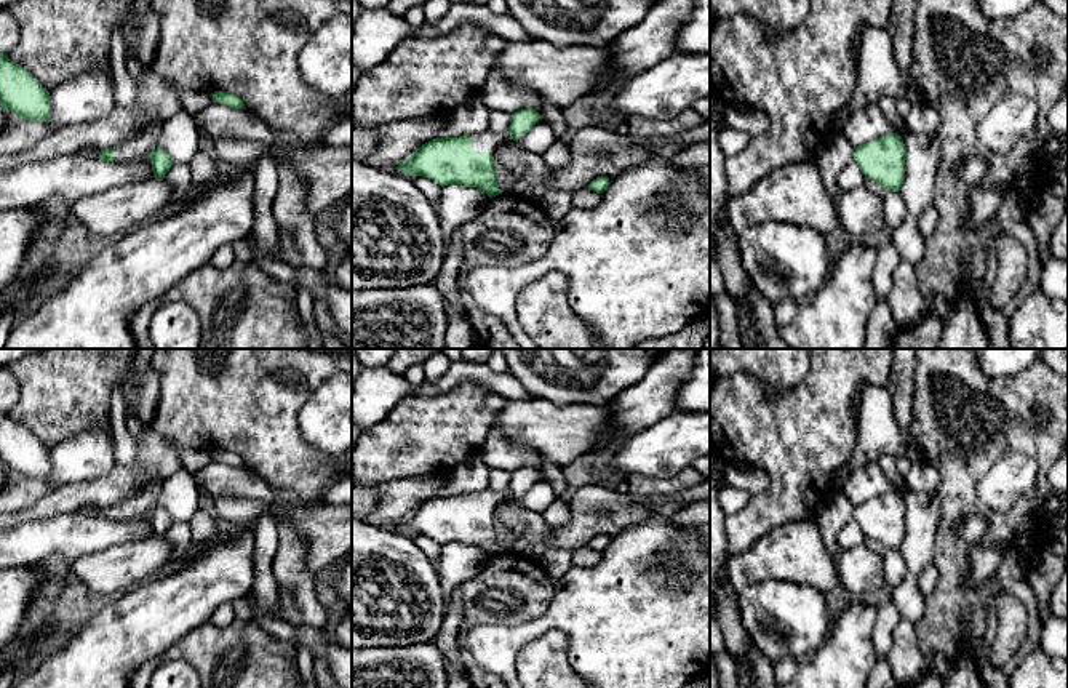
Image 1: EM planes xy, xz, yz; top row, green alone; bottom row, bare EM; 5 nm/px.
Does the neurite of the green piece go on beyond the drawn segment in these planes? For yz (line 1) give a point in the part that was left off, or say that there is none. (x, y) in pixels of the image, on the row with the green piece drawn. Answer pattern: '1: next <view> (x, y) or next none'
1: next none

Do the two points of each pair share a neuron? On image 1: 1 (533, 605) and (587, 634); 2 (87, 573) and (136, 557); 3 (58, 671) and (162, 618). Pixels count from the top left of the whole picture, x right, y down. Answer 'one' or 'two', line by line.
1: two
2: one
3: one

